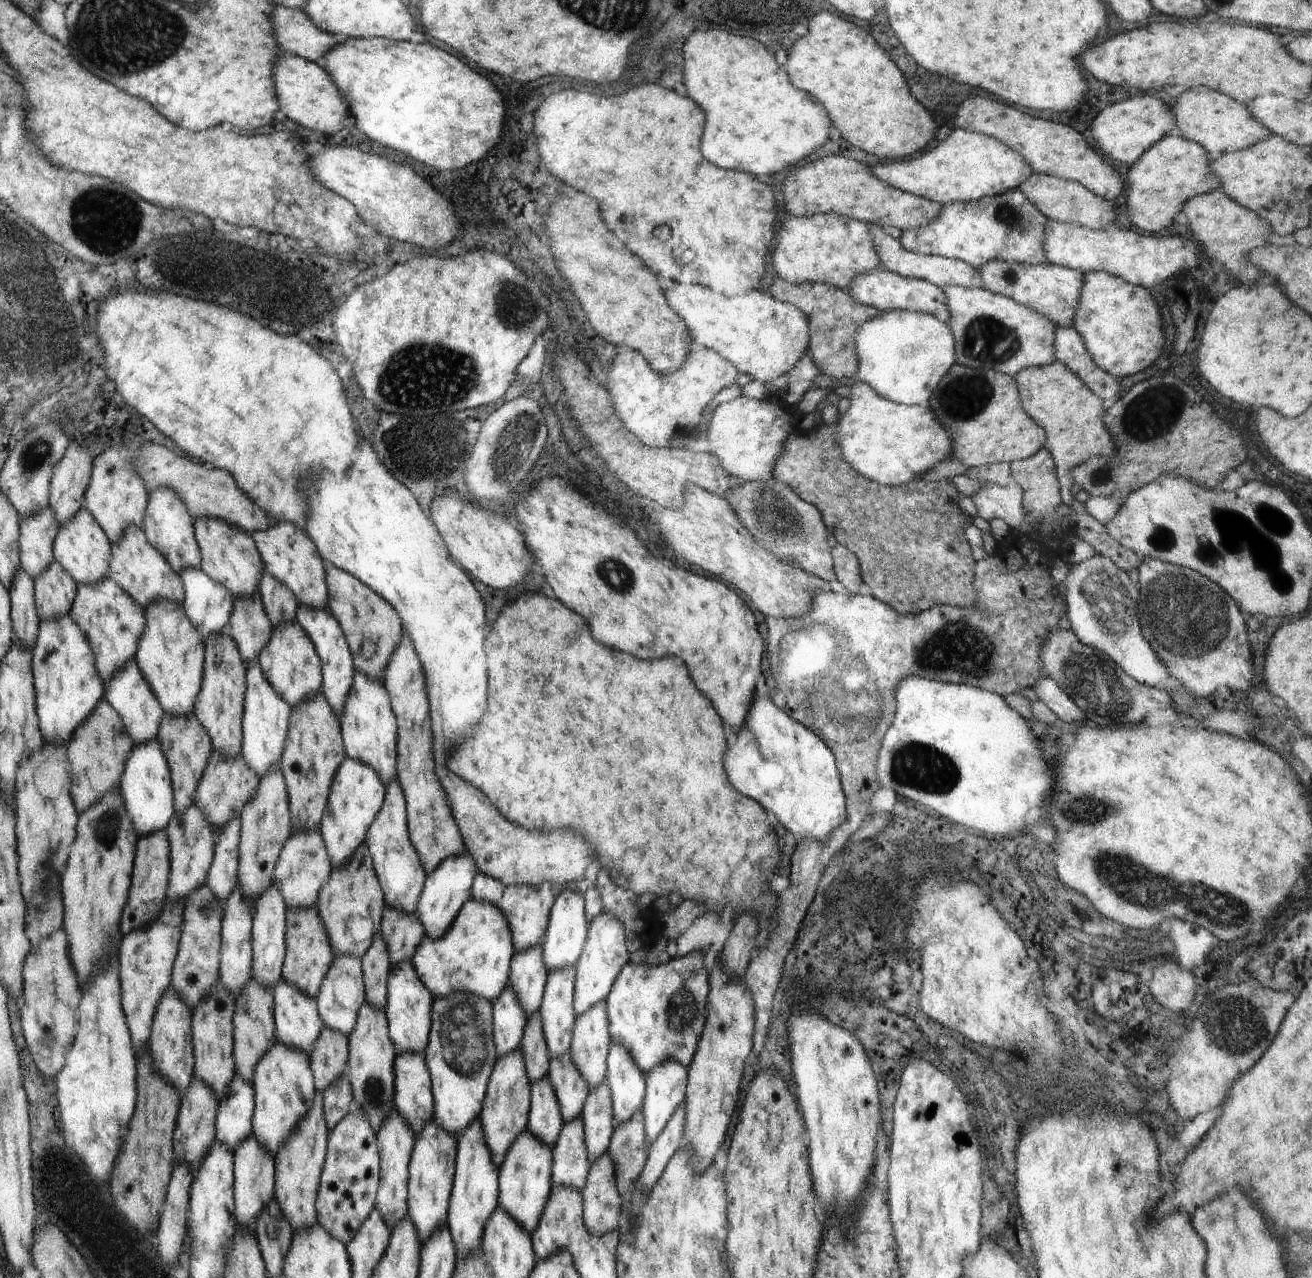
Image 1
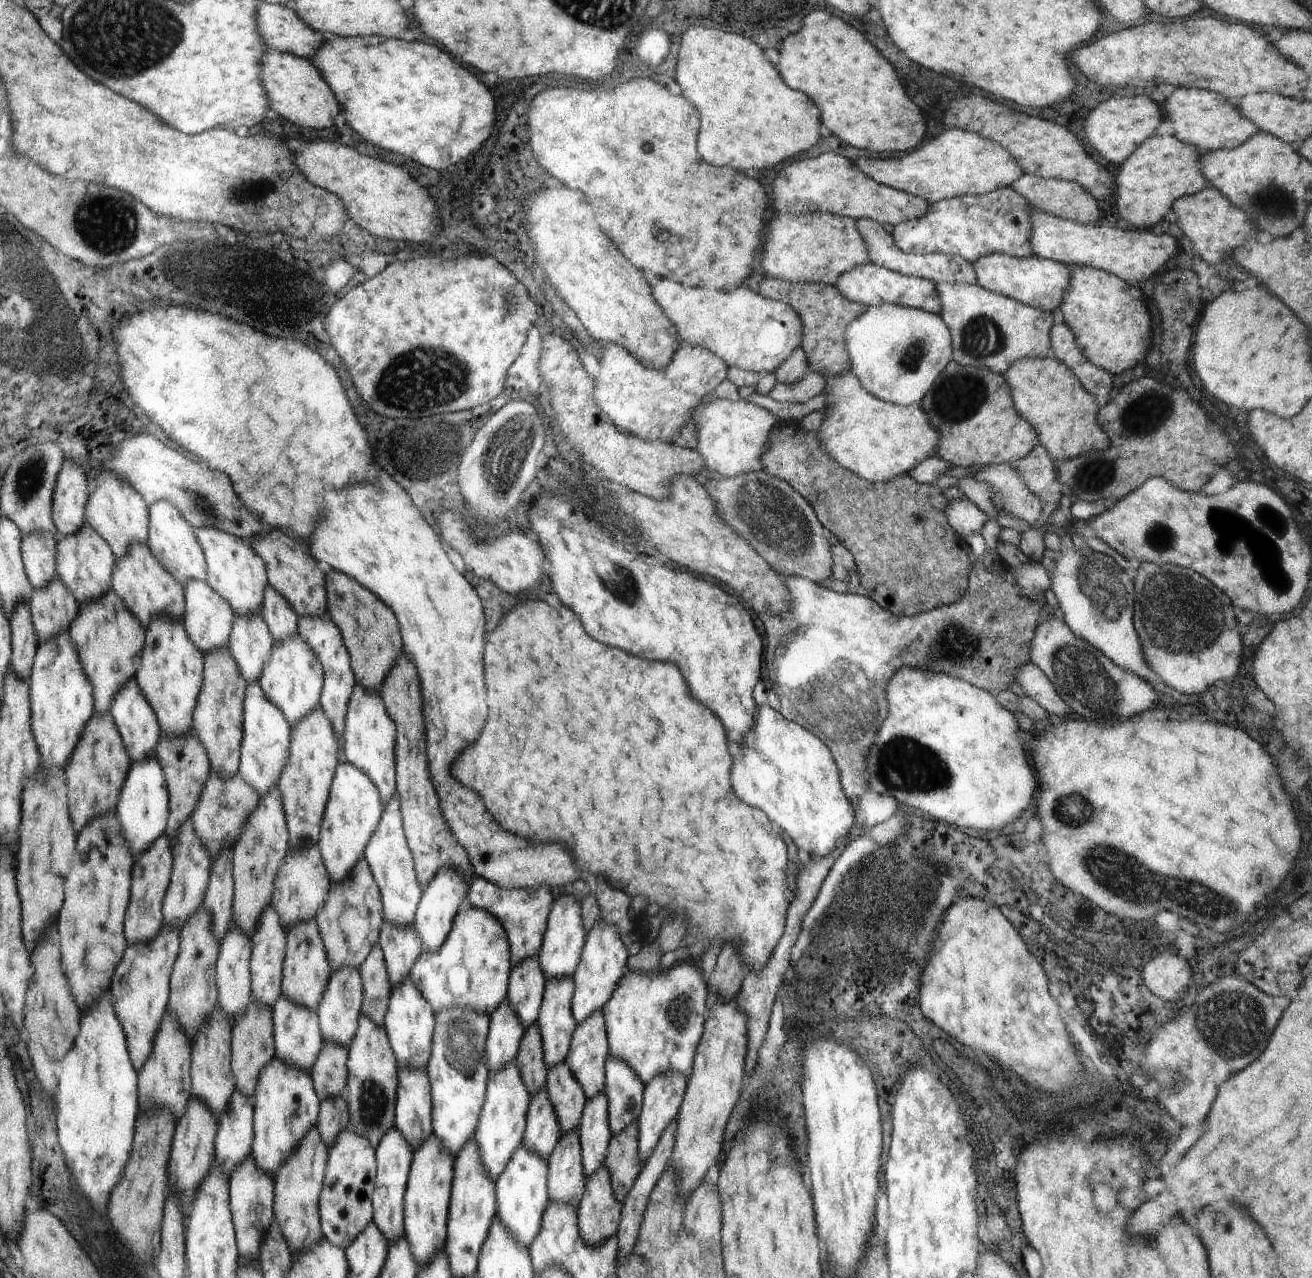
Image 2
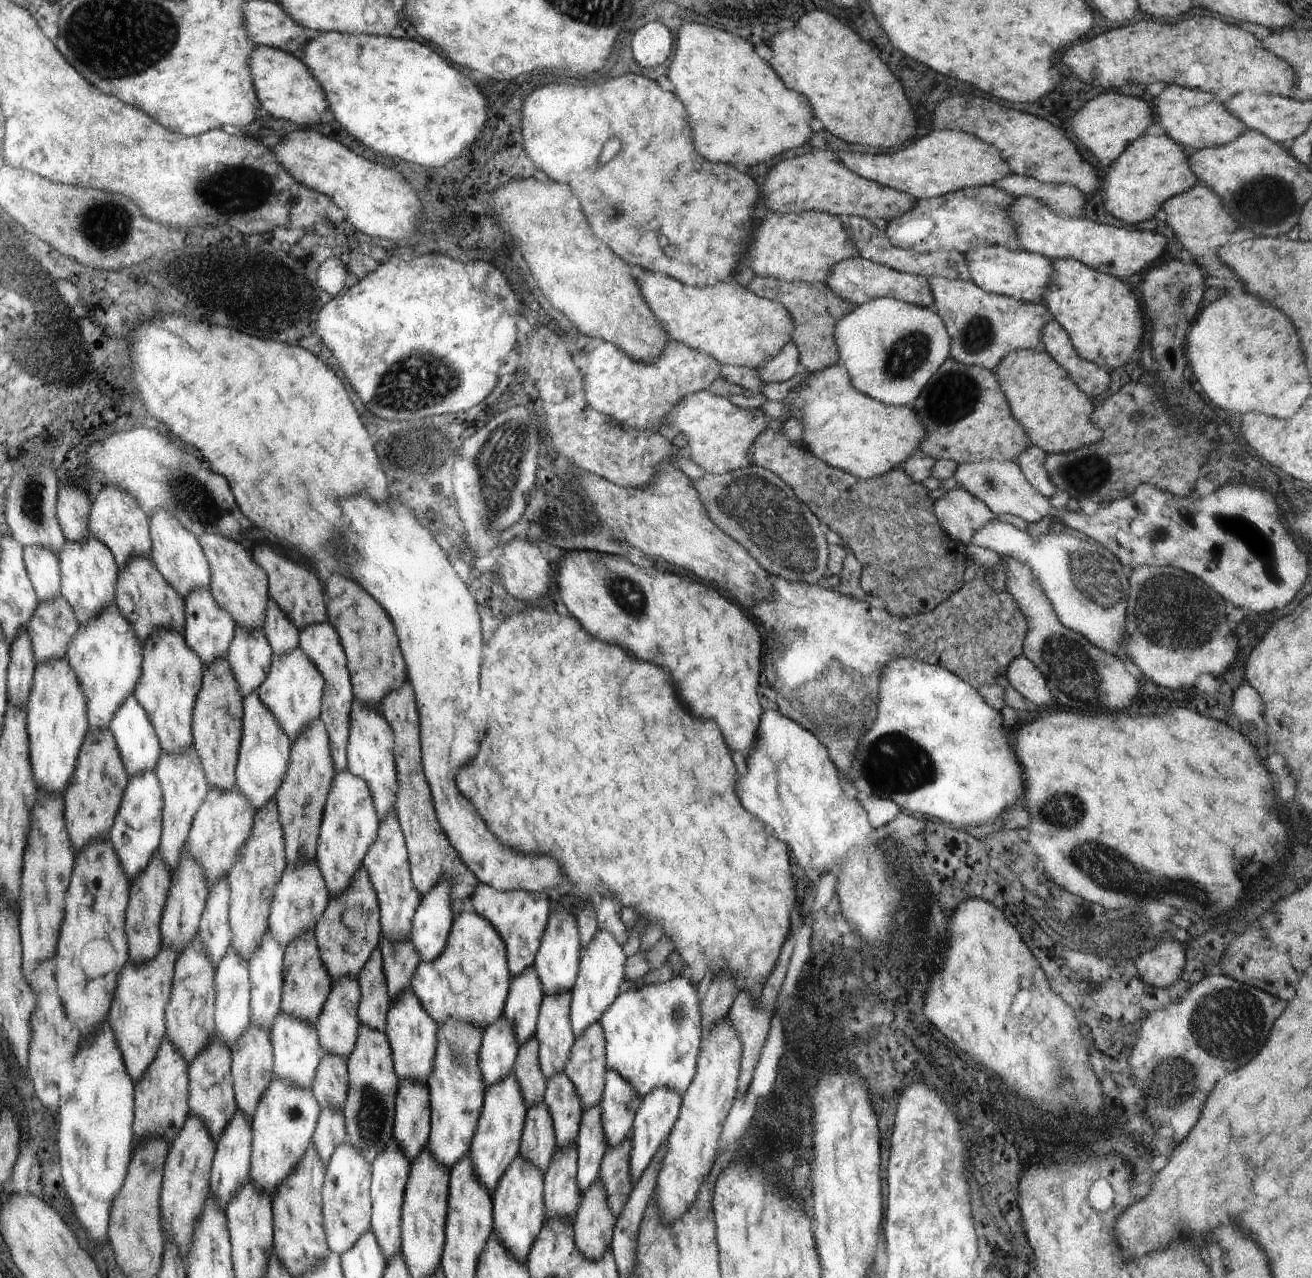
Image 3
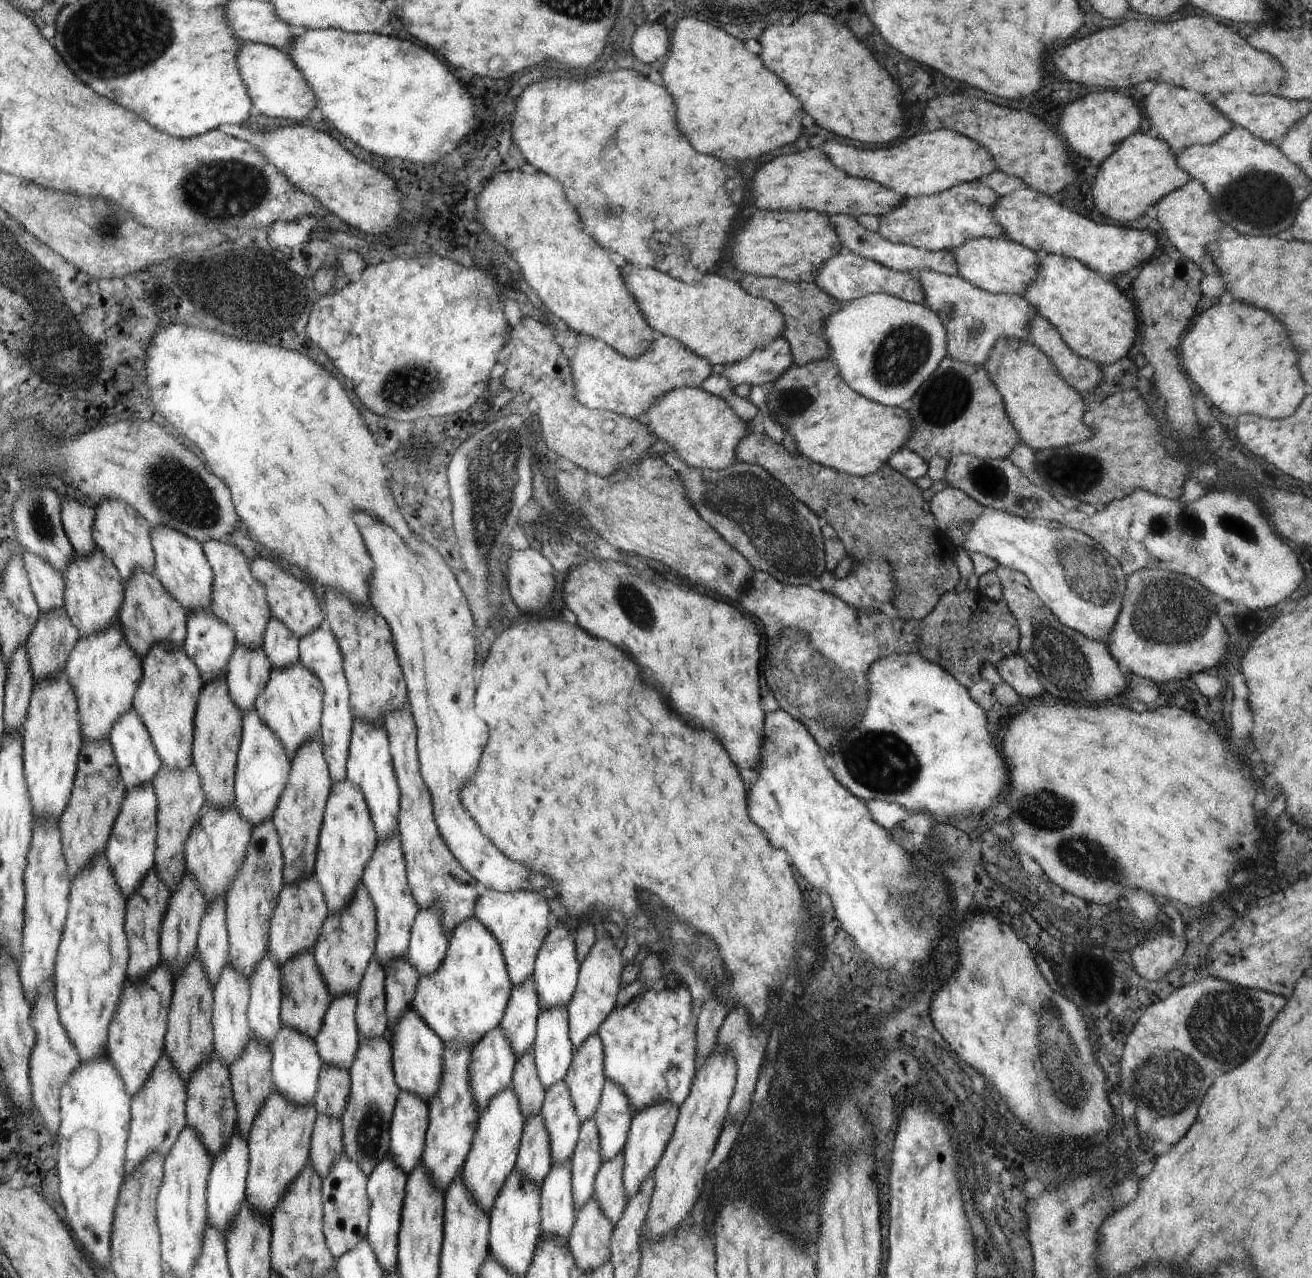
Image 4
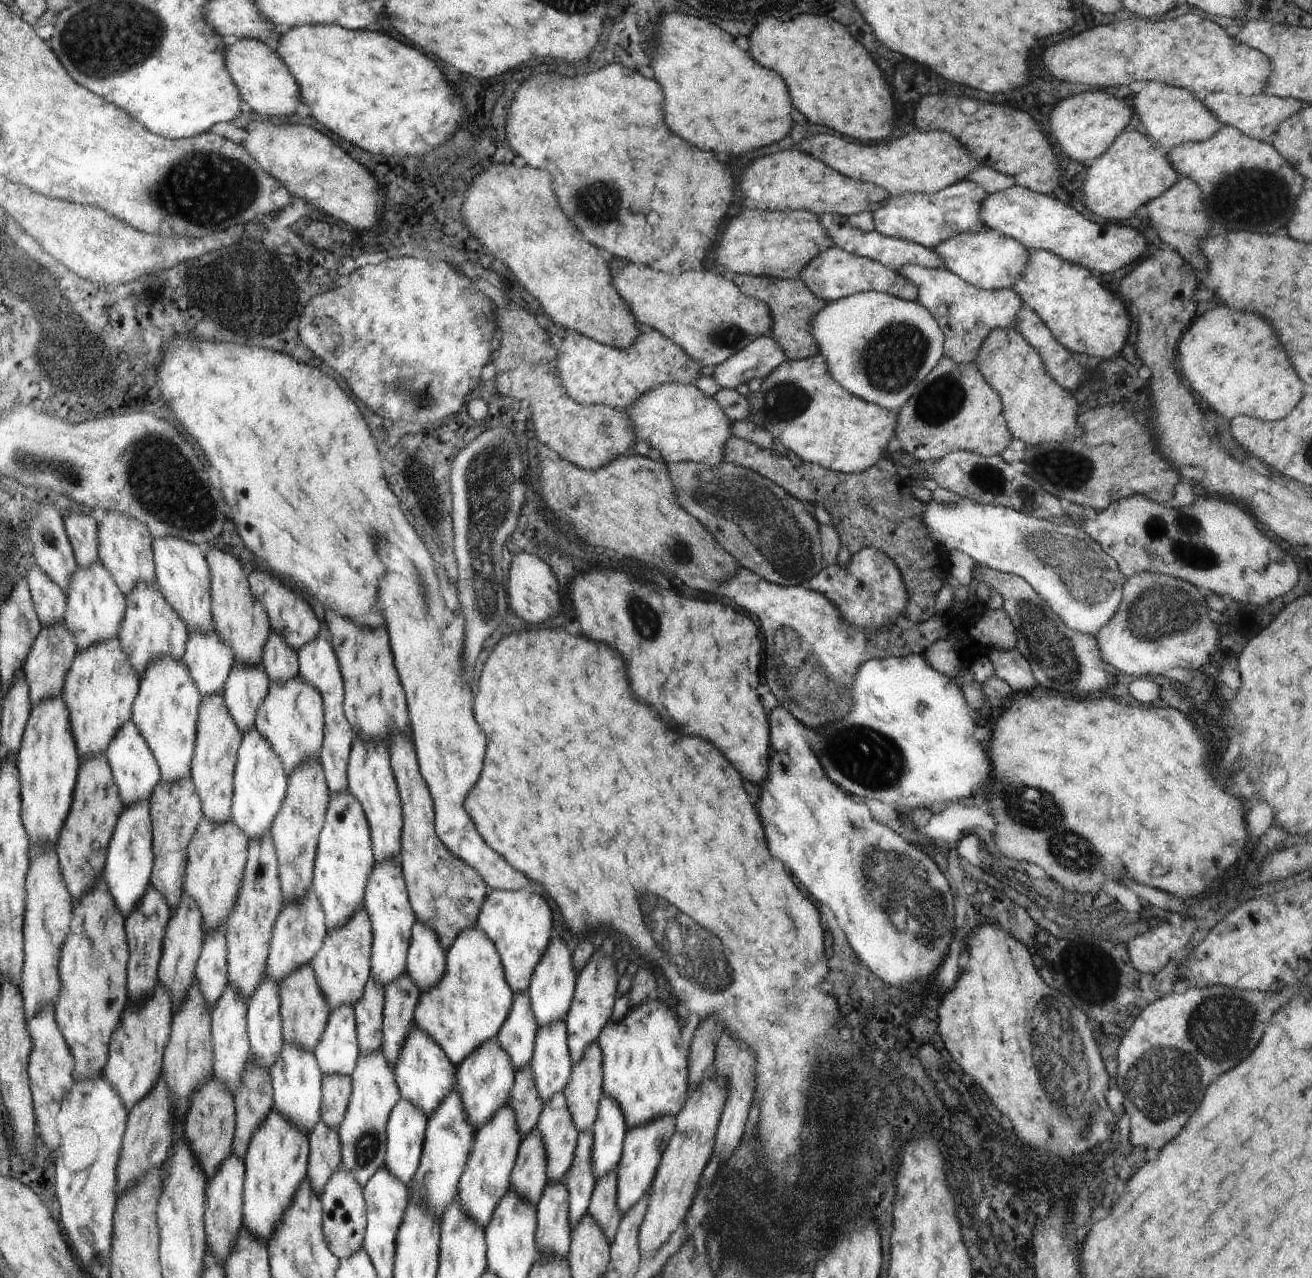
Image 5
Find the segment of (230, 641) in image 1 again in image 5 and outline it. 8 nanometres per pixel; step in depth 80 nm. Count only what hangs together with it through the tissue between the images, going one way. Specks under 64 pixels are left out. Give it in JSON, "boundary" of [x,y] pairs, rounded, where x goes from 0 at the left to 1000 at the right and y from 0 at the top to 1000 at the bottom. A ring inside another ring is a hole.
{"boundary":[[[170,540],[155,545],[155,556],[152,556],[152,584],[149,584],[149,596],[146,596],[145,608],[154,628],[155,640],[165,646],[171,646],[176,642],[178,606],[185,573],[173,555]]]}

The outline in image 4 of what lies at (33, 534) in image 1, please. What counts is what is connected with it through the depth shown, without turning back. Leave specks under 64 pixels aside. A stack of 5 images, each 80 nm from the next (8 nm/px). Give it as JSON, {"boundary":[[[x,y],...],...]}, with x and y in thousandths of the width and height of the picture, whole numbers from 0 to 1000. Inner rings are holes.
{"boundary":[[[18,430],[16,434],[31,480],[47,475],[48,448],[27,433]]]}

